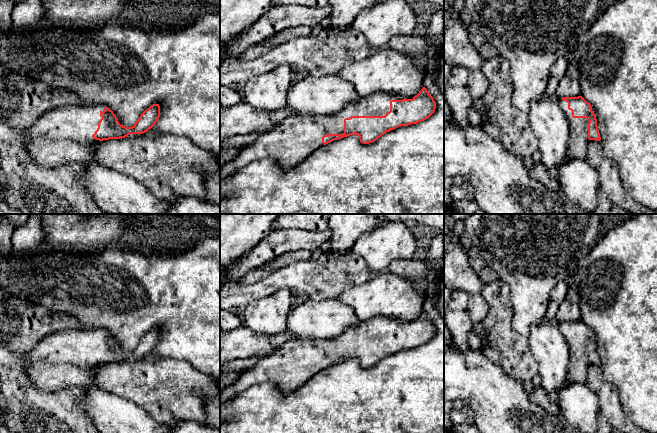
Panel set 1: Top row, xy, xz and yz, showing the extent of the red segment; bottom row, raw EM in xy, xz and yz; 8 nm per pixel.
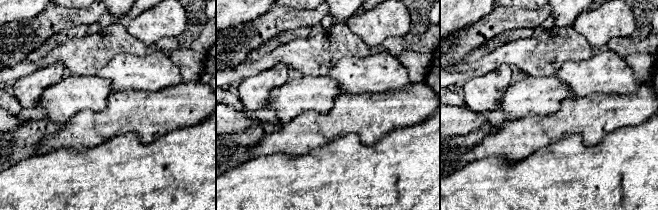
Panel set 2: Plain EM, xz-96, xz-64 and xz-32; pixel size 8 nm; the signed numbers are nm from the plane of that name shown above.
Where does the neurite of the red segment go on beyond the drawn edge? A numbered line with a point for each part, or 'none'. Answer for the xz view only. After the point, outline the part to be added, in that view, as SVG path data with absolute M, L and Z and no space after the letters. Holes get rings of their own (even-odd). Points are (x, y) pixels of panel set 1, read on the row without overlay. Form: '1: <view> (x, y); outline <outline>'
1: xz (288, 367); outline M375 316L367 321L360 321L357 325L347 327L339 336L328 339L321 338L304 338L293 339L287 341L279 348L275 349L269 355L263 356L254 366L248 368L239 379L230 387L220 392L220 403L228 402L241 394L248 388L262 383L272 383L283 394L295 391L297 388L309 381L314 375L323 370L322 361L328 358L343 358L344 357L344 343L351 340L385 340L390 335L391 324L413 323L413 321L403 322L396 319L391 319L385 316Z

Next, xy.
1: xy (62, 359); outline M68 329L51 333L44 337L32 350L26 353L27 375L39 389L55 391L68 387L89 388L93 386L91 372L96 364L92 361L102 342L100 336L105 329Z

